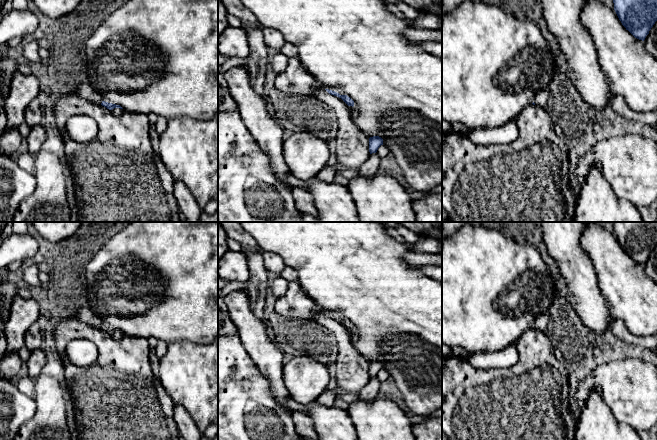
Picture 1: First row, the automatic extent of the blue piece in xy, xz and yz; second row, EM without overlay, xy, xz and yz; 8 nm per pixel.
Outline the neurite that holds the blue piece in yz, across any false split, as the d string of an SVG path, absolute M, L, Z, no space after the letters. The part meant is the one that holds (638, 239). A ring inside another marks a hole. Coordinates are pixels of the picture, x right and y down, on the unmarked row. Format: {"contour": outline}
{"contour": "M613 222L613 227L626 254L644 265L657 245L657 222Z"}

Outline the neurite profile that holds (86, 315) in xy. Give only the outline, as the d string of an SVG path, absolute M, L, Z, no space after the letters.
M85 306L79 310L77 319L95 328L101 328L103 325L101 317L89 306Z

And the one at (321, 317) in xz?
M321 311L314 321L329 329L338 342L336 378L338 386L358 393L369 382L369 361L361 355L352 343L348 329L339 321L329 318Z

